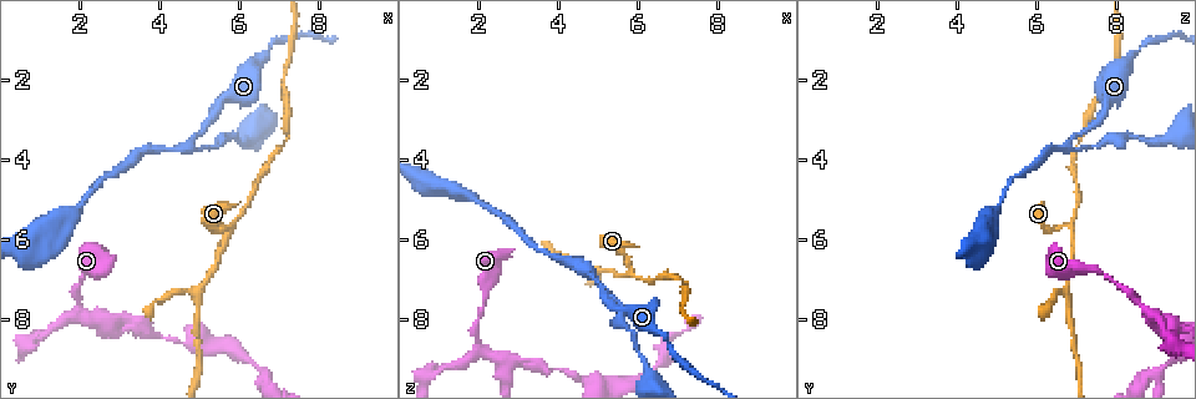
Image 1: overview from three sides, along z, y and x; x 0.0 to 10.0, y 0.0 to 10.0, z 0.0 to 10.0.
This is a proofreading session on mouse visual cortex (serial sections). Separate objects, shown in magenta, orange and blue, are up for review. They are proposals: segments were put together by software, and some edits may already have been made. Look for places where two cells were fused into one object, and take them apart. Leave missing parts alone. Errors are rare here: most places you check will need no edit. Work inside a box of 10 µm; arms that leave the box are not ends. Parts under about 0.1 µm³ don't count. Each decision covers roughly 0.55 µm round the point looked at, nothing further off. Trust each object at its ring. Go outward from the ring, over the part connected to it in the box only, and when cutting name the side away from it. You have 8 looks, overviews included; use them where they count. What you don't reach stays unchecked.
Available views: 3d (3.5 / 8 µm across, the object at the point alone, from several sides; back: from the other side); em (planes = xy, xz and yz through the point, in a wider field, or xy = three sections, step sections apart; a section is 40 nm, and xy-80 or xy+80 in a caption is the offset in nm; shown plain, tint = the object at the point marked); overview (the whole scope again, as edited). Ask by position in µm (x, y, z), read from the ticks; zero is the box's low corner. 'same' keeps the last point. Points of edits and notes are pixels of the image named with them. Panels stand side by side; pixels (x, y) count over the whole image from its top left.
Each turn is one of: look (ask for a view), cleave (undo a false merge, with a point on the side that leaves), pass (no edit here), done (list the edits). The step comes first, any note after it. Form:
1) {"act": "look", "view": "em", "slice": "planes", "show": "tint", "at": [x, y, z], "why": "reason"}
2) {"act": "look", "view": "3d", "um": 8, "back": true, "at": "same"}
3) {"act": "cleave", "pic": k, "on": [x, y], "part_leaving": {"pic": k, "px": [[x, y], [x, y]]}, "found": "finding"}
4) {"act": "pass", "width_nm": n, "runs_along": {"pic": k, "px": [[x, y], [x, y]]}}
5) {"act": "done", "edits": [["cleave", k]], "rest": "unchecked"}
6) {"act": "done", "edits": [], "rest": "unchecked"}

{"act": "look", "view": "3d", "um": 3.5, "at": [5.75, 5.95, 6.95], "why": "sharp bend"}

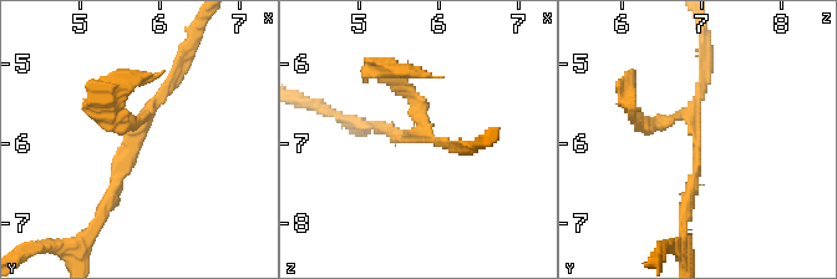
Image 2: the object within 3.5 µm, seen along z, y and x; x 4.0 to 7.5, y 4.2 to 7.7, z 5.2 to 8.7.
{"act": "look", "view": "em", "slice": "planes", "show": "tint", "at": [5.75, 5.95, 6.95], "why": "shape alone is not enough"}

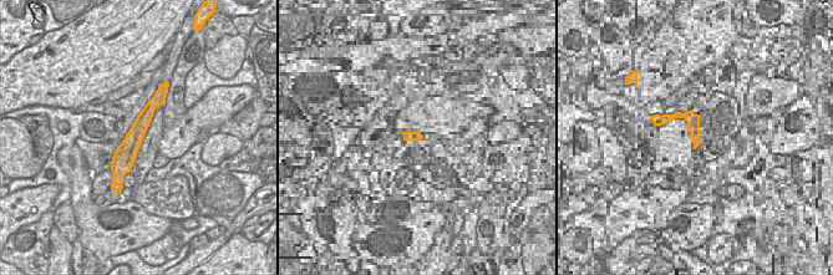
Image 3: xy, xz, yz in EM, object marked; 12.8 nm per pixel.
{"act": "look", "view": "em", "slice": "xy", "step": 2, "show": "tint", "at": "same", "why": "cut it another way"}

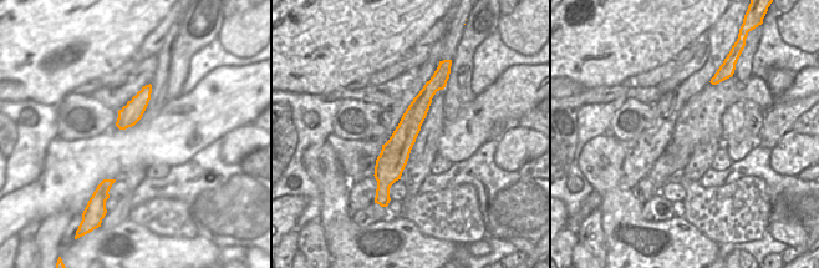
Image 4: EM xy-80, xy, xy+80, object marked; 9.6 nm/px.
{"act": "pass", "runs_along": {"pic": 2, "px": [[642, 118], [690, 115], [696, 126], [686, 209]]}, "found": "all the same cell"}

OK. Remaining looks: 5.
{"act": "look", "view": "em", "slice": "planes", "show": "tint", "at": [4.70, 3.70, 6.70], "why": "three arms meet"}

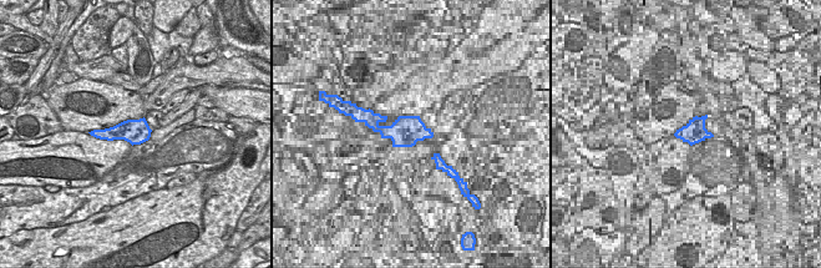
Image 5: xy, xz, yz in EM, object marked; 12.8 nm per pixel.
{"act": "look", "view": "3d", "um": 3.5, "at": "same", "why": "wider look"}

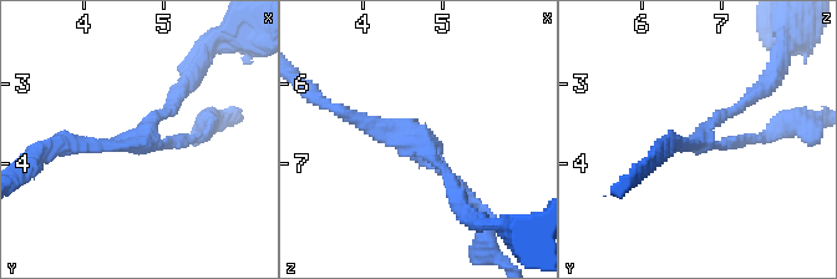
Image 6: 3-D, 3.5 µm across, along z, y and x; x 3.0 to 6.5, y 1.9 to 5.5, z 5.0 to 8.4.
{"act": "pass", "arm_widths_nm": [100, 150, 200], "runs_along": {"pic": 6, "px": [[455, 197], [432, 148], [344, 113]]}, "found": "all the same cell"}

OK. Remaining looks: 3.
{"act": "look", "view": "3d", "um": 3.5, "at": [6.70, 9.35, 9.05], "why": "calibre changes"}

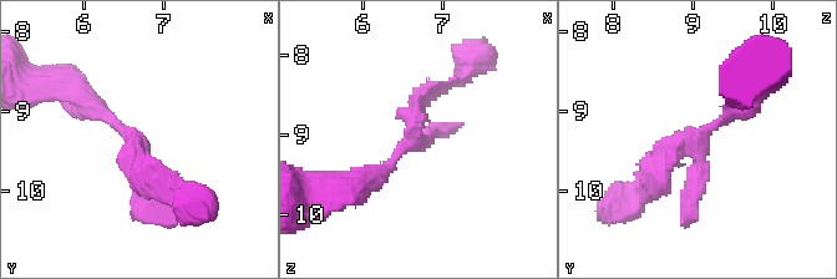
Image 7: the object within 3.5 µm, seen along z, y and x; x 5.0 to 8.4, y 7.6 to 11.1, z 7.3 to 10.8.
{"act": "look", "view": "em", "slice": "xy", "step": 5, "show": "tint", "at": [6.65, 9.40, 9.05], "why": "need the tissue"}

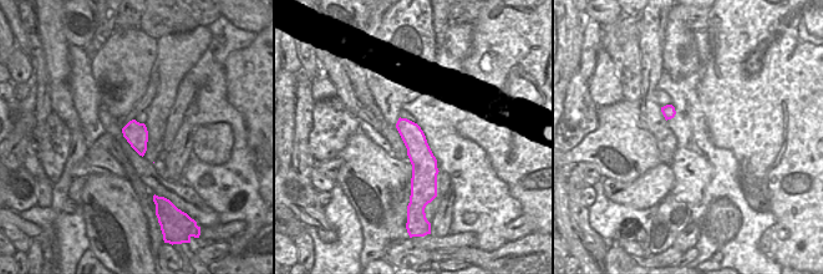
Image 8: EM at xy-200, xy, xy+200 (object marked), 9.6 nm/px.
{"act": "pass", "runs_along": {"pic": 7, "px": [[739, 96], [647, 188]]}, "found": "continuous, no second cell"}

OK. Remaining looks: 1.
{"act": "done", "edits": [], "rest": "unchecked"}

